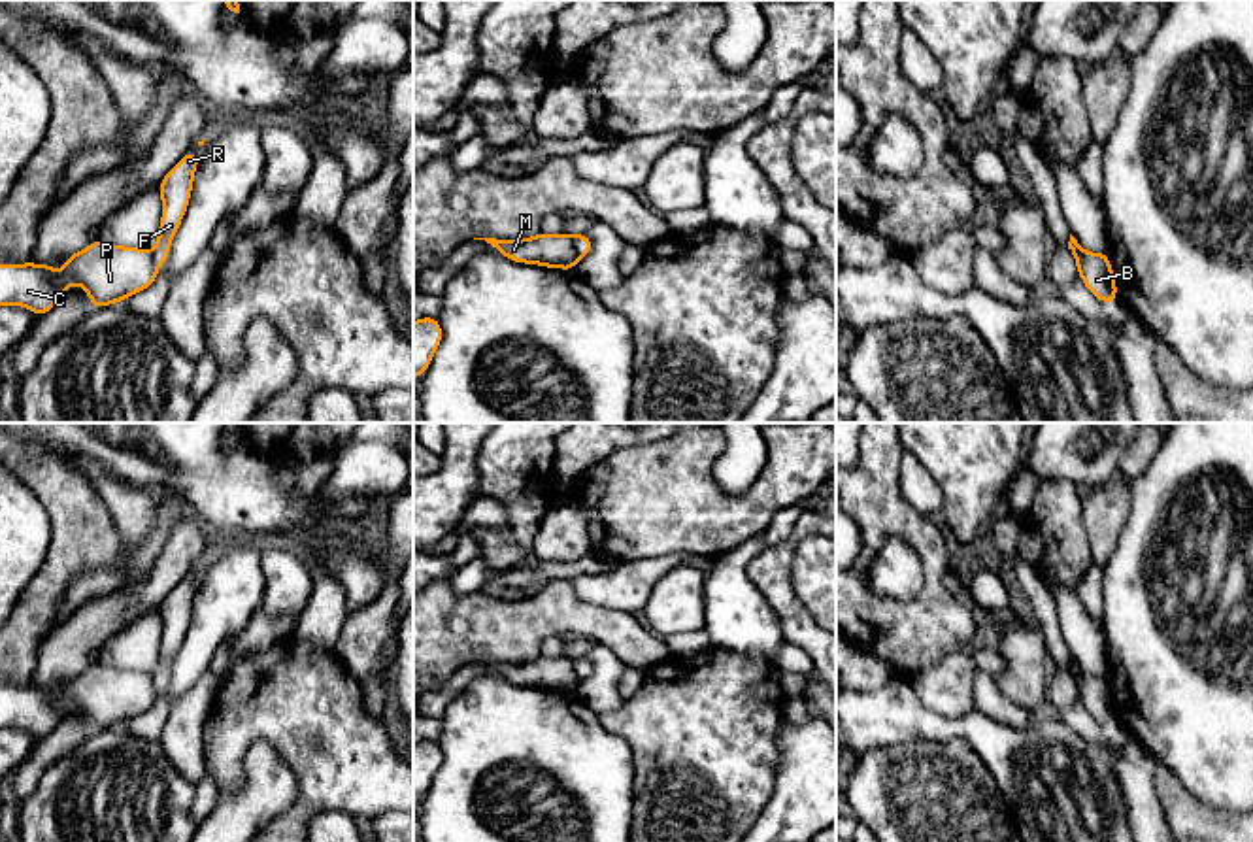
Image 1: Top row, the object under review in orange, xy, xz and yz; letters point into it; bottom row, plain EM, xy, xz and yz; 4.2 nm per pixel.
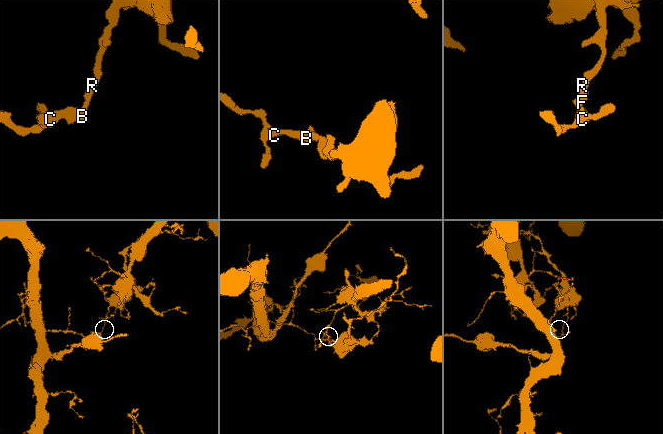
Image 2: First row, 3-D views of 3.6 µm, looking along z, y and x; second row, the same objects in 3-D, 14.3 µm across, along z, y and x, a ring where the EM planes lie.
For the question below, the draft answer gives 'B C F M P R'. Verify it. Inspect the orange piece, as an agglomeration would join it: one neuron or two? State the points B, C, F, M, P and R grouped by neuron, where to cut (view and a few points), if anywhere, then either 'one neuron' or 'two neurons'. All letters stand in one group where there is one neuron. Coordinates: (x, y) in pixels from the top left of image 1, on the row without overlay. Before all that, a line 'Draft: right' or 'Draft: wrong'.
Draft: wrong
B C M P / F R | xz (570, 659), (578, 680) | two neurons

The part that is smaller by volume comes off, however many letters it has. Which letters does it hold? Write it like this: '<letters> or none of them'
F, R

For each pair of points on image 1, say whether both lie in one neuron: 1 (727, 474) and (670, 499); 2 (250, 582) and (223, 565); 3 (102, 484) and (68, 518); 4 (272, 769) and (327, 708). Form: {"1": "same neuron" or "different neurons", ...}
{"1": "different neurons", "2": "same neuron", "3": "different neurons", "4": "different neurons"}

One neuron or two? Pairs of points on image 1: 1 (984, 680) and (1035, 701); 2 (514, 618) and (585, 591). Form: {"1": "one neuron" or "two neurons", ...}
{"1": "two neurons", "2": "two neurons"}

